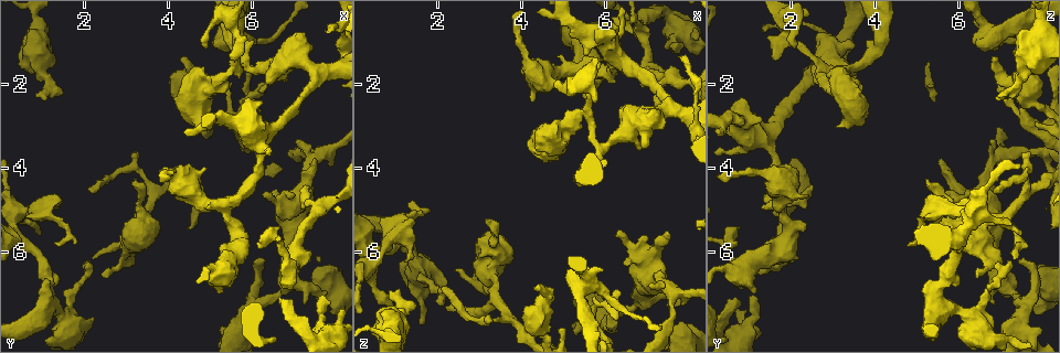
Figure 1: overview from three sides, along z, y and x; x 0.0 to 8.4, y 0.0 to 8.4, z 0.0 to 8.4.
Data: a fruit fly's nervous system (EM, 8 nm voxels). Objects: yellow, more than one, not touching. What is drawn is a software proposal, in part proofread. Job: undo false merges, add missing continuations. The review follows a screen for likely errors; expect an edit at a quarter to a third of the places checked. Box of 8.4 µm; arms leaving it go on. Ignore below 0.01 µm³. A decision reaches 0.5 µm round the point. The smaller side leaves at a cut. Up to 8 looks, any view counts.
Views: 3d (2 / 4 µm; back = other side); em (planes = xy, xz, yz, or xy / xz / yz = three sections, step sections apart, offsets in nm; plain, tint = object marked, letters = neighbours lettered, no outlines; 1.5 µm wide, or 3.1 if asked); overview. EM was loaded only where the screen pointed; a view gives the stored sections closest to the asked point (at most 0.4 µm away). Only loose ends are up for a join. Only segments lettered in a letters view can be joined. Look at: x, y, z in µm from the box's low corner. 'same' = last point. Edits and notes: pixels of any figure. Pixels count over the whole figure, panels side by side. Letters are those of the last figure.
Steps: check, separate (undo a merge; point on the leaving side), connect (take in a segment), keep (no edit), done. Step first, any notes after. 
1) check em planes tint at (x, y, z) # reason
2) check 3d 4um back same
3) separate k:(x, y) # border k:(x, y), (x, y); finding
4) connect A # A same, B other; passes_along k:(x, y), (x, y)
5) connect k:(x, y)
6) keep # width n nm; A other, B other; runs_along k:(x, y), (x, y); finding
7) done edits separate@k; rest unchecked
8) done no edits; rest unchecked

check 3d 2um at (5.80, 1.55, 3.50) # thin arm on a thick one

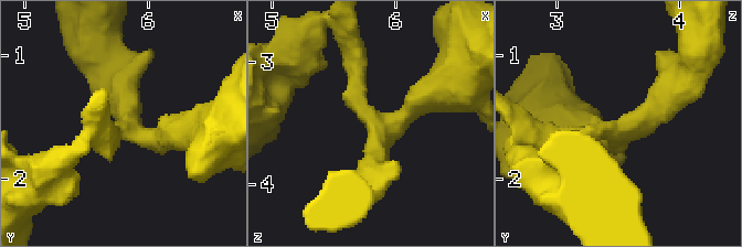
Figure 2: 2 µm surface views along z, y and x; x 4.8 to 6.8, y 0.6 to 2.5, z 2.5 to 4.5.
check em xy step 4 letters at (5.84, 1.60, 3.46) # arms 3; need the tissue

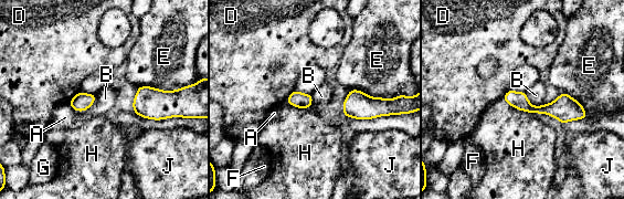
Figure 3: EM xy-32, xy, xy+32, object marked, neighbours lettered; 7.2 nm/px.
keep # longest_contact E 320 nm; A other, B other, D other, E other, F other, G other, H other, J other; runs_along 3:(506, 97), (530, 108), (583, 115); one neuron here

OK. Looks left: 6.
check 3d 4um back at (3.20, 4.30, 5.20) # free end

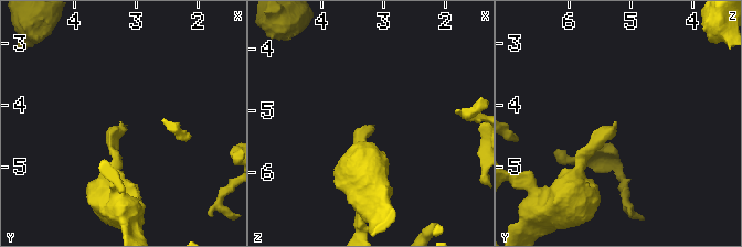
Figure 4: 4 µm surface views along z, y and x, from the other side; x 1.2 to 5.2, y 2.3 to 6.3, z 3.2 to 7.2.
check em planes letters at (3.20, 4.35, 5.20)

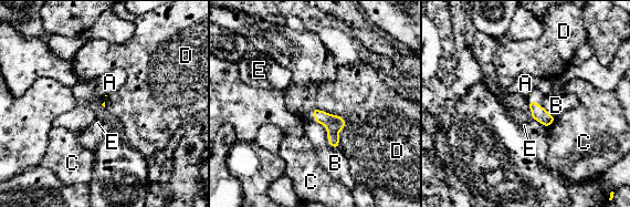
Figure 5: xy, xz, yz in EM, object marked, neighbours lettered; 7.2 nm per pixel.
keep # A other, B other, C other, D other, E other; border 5:(317, 107), (344, 120), (339, 147); none of them fits

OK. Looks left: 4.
check 3d 2um at (0.85, 2.30, 7.05) # branch stops here

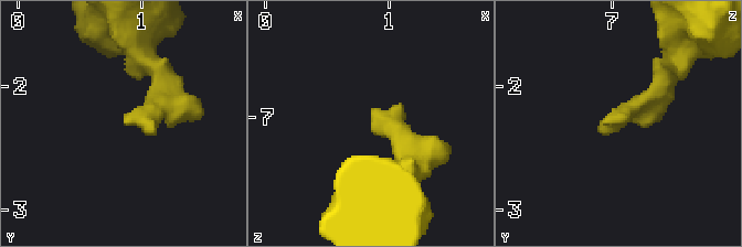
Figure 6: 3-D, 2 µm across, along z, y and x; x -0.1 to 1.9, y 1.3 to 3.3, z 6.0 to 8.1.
check em planes letters at (0.84, 2.28, 7.02) # shape alone is not enough

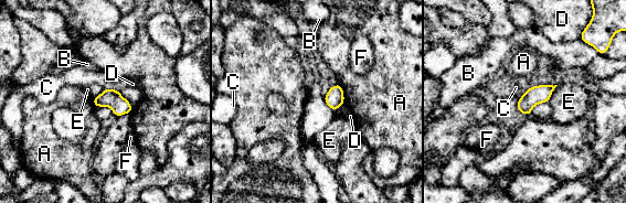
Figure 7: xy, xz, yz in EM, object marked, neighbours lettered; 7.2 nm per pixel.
keep # longest_contact A 170 nm; A other, B other, C other, D other, E other, F other; none of them fits

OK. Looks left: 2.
done no edits; rest unchecked

